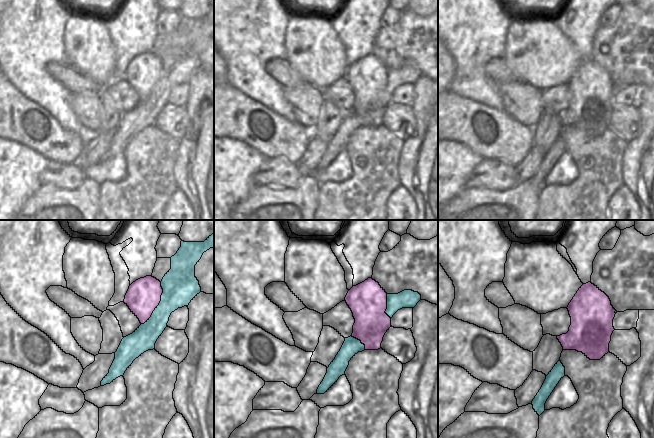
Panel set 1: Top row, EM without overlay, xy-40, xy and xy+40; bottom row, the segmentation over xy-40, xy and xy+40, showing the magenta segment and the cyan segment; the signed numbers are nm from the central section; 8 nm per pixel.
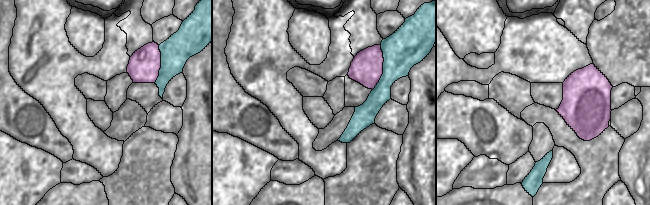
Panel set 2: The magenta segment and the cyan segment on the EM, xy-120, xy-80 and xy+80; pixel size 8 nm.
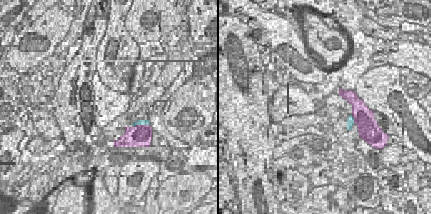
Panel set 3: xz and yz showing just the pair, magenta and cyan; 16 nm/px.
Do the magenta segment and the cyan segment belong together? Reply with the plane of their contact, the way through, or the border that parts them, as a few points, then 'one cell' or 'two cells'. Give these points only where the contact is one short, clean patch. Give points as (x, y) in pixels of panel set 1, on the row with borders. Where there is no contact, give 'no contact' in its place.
xy-40 | two cells

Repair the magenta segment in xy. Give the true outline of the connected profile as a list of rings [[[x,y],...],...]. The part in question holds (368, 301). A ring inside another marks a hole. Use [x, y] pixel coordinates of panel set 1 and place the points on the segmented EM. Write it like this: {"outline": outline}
{"outline": [[[372,278],[353,286],[345,301],[353,313],[355,323],[352,337],[365,345],[365,350],[378,350],[385,333],[391,327],[391,318],[385,313],[387,293]]]}

